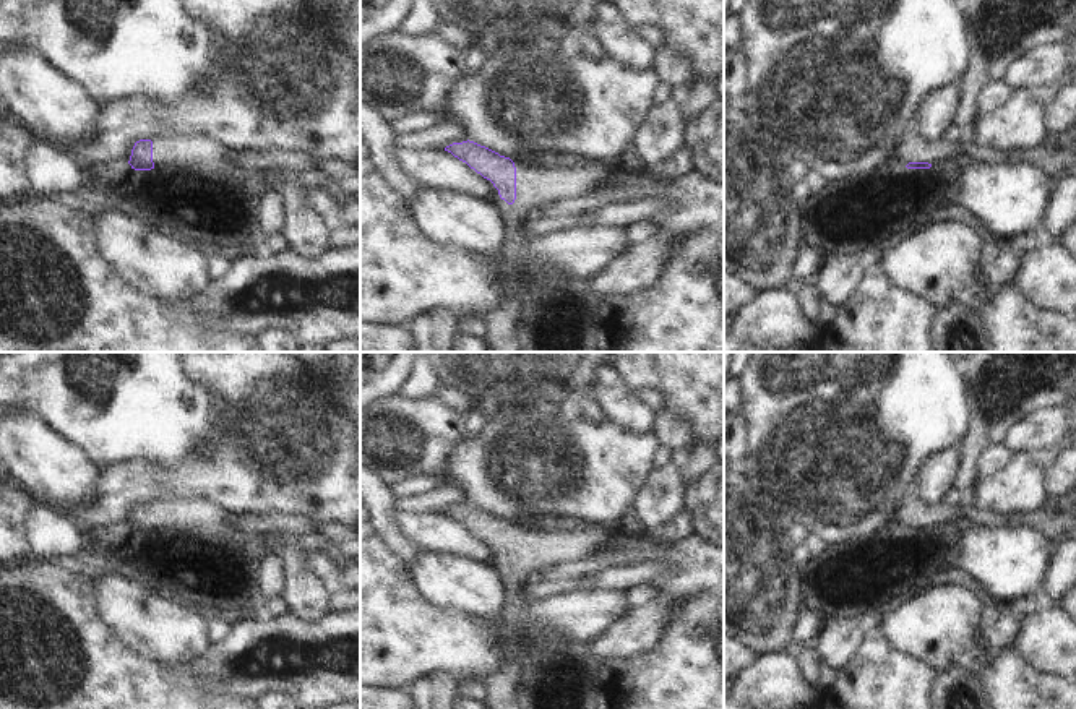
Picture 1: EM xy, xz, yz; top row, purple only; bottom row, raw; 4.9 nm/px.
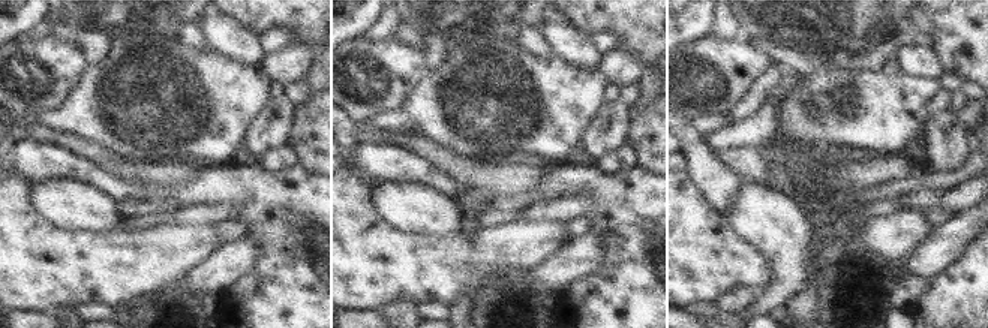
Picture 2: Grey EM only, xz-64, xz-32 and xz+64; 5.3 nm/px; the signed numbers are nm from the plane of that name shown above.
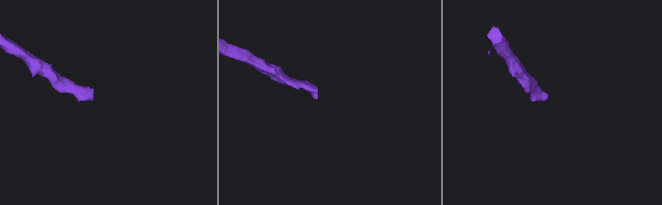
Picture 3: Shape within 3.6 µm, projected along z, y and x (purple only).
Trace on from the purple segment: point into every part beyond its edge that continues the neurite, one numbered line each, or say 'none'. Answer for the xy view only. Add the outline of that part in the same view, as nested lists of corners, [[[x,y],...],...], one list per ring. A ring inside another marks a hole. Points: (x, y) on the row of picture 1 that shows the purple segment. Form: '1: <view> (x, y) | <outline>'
1: xy (180, 150) | [[[188,131],[156,136],[153,162],[154,167],[192,167],[195,172],[208,169],[237,180],[258,178],[256,174],[239,165],[239,153],[204,135]]]

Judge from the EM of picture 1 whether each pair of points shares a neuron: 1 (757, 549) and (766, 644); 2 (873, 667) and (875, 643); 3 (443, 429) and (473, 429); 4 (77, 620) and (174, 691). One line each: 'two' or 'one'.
1: one
2: one
3: two
4: one

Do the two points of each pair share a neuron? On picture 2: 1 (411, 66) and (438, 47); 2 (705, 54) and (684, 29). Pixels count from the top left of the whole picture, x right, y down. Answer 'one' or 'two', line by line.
1: two
2: two

